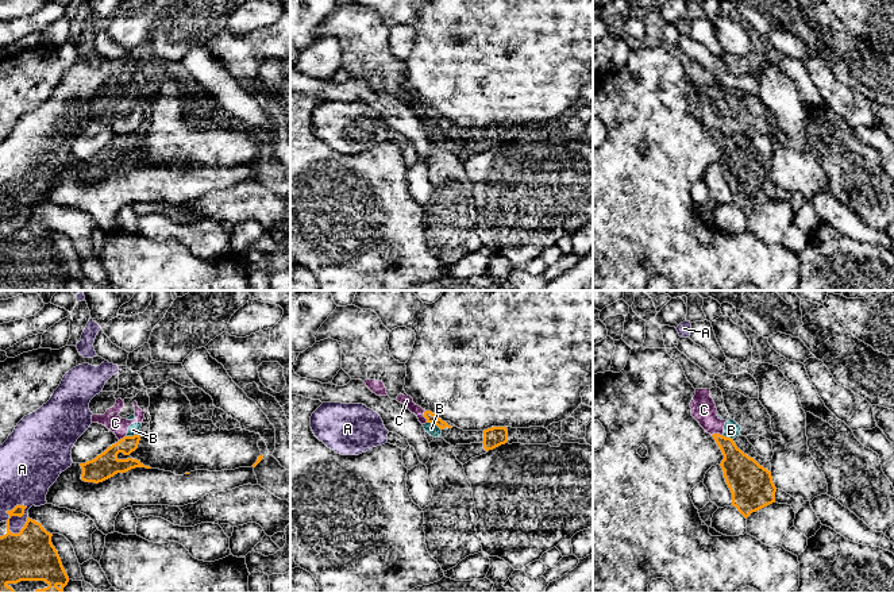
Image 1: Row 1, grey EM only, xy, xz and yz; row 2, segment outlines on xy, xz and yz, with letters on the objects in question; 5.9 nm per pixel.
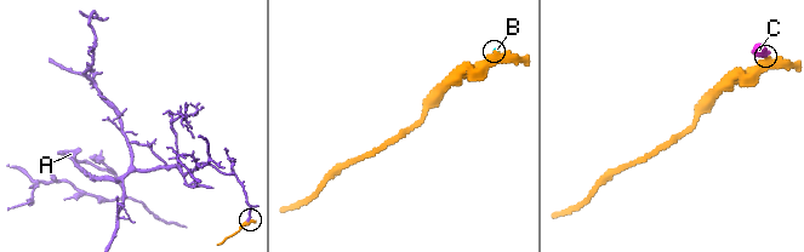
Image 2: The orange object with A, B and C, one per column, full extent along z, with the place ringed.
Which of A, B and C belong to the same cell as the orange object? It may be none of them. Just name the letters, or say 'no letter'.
A

